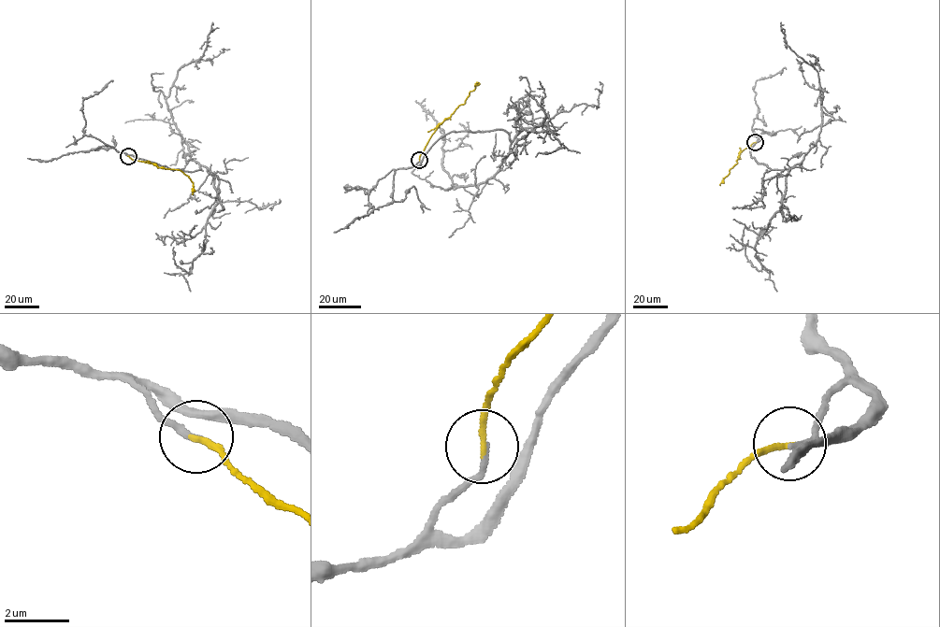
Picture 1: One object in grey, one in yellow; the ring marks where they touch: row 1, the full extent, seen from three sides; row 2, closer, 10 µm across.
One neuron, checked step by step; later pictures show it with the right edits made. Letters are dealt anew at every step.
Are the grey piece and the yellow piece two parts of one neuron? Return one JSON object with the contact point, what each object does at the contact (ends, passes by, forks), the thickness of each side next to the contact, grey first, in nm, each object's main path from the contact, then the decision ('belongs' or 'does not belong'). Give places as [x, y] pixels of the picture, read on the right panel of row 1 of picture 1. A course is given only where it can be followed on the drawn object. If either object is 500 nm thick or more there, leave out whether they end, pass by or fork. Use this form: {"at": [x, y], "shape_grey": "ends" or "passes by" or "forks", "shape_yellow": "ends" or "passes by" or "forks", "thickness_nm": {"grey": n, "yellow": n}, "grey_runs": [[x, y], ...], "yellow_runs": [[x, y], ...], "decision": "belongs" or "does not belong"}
{"at": [755, 142], "shape_grey": "ends", "shape_yellow": "ends", "thickness_nm": {"grey": 160, "yellow": 180}, "grey_runs": [[756, 142], [751, 156], [783, 170], [801, 163], [820, 130], [817, 72], [787, 44], [781, 22]], "yellow_runs": [[755, 142], [740, 151], [737, 163], [720, 185]], "decision": "belongs"}

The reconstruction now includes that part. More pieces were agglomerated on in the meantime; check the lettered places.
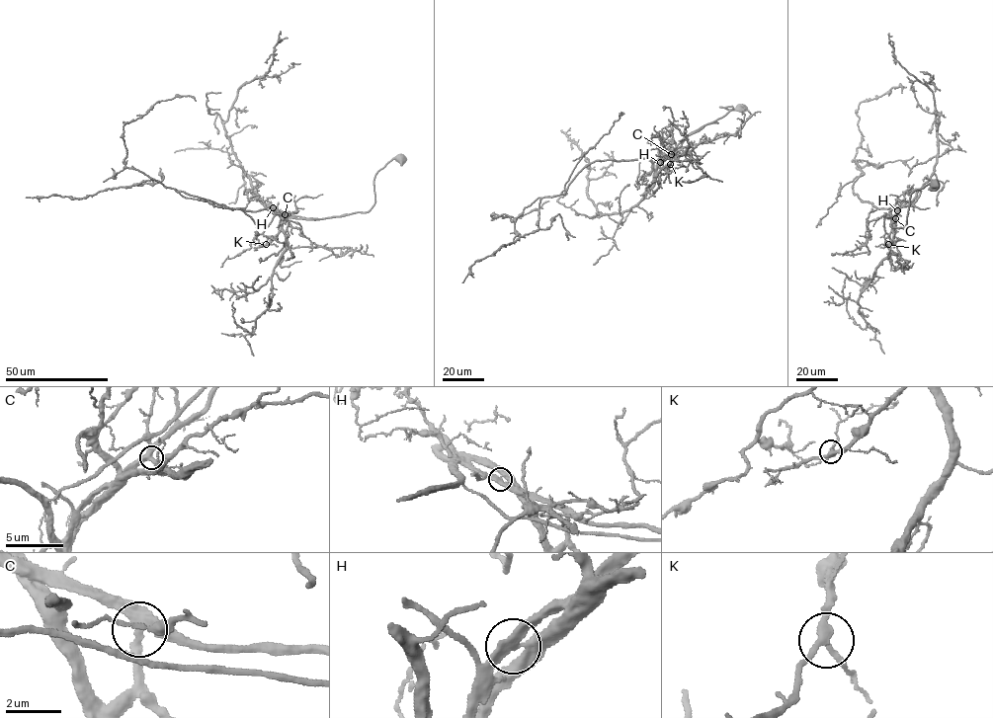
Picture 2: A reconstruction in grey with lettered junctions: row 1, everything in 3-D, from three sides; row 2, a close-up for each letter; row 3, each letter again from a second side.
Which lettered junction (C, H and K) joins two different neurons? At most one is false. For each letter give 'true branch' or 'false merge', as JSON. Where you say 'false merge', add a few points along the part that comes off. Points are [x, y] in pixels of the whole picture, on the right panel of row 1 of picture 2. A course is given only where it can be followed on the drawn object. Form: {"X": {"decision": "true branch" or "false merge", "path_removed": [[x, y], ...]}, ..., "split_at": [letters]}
{"C": {"decision": "true branch"}, "H": {"decision": "false merge", "path_removed": [[897, 210], [893, 238], [899, 256], [908, 261], [903, 270], [896, 260]]}, "K": {"decision": "true branch"}, "split_at": ["H"]}

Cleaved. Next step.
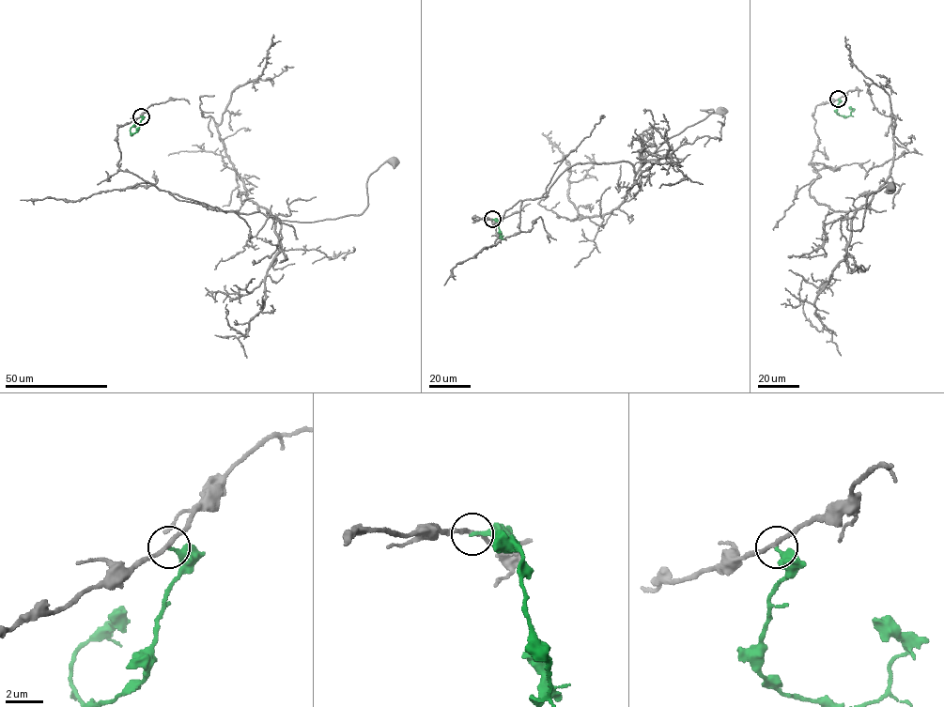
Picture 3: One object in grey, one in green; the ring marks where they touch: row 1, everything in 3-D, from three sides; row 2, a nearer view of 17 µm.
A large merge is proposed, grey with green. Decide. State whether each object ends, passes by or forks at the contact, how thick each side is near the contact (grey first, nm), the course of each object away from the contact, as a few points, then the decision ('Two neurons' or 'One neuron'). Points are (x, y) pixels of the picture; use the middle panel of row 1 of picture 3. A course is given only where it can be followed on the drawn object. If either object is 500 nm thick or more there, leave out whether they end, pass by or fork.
At the ring grey passes by. At the ring green ends. Thickness 200 nm (grey) against 240 nm. Course of grey: (492, 219), (472, 217), (495, 222), (578, 163), (634, 164), (713, 110), (700, 110), (721, 110). Course of green: (492, 219), (498, 221), (499, 232). Two neurons

